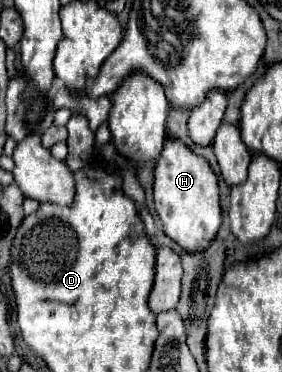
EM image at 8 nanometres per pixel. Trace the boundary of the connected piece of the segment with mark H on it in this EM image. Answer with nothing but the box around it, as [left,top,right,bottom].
[154,138,222,252]

